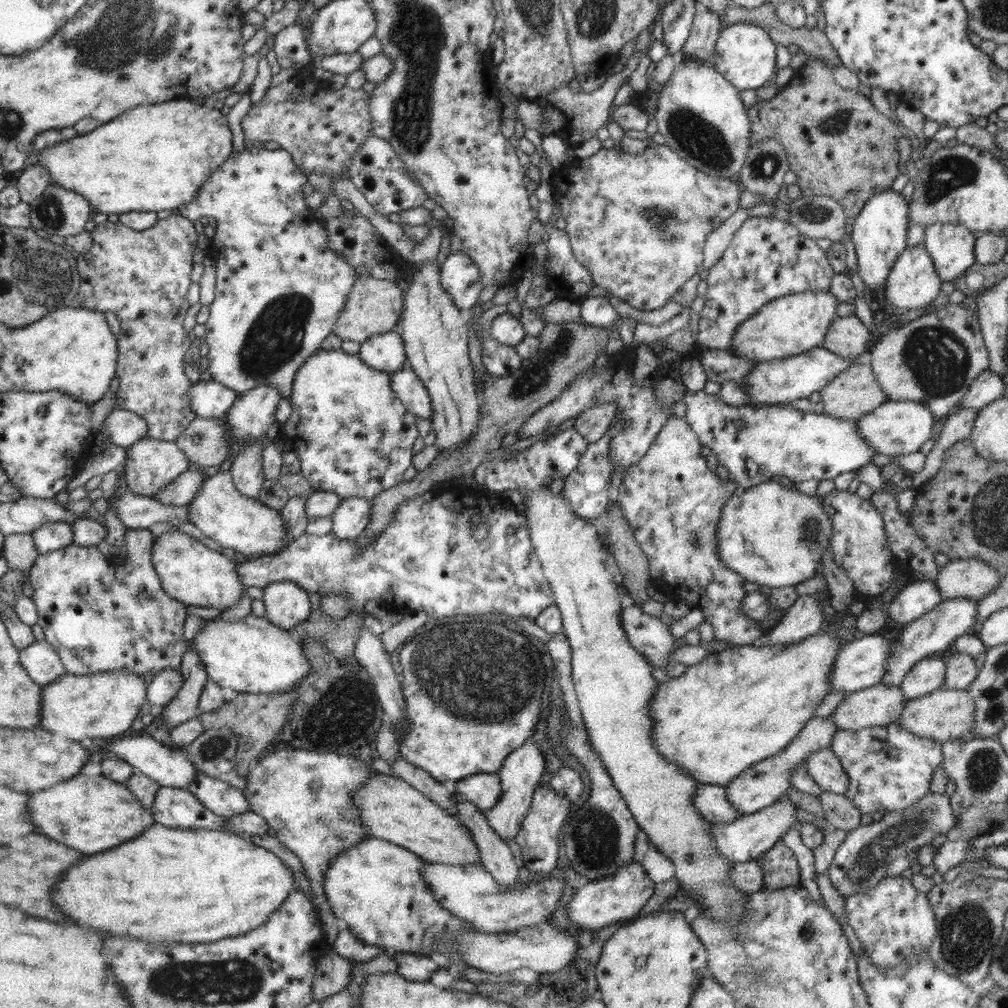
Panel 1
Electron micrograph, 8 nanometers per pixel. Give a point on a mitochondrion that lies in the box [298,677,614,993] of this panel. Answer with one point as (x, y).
(363, 715)

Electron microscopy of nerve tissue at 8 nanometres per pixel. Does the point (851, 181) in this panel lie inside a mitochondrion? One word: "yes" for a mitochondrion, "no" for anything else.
no

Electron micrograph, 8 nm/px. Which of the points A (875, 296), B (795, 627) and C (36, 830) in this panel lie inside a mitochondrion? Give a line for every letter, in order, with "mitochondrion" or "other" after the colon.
A: other
B: other
C: other

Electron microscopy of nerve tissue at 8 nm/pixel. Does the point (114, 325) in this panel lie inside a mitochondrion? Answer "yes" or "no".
no

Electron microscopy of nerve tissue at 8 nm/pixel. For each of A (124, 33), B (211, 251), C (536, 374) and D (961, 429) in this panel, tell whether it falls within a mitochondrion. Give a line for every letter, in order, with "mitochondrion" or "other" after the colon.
A: mitochondrion
B: other
C: mitochondrion
D: other

